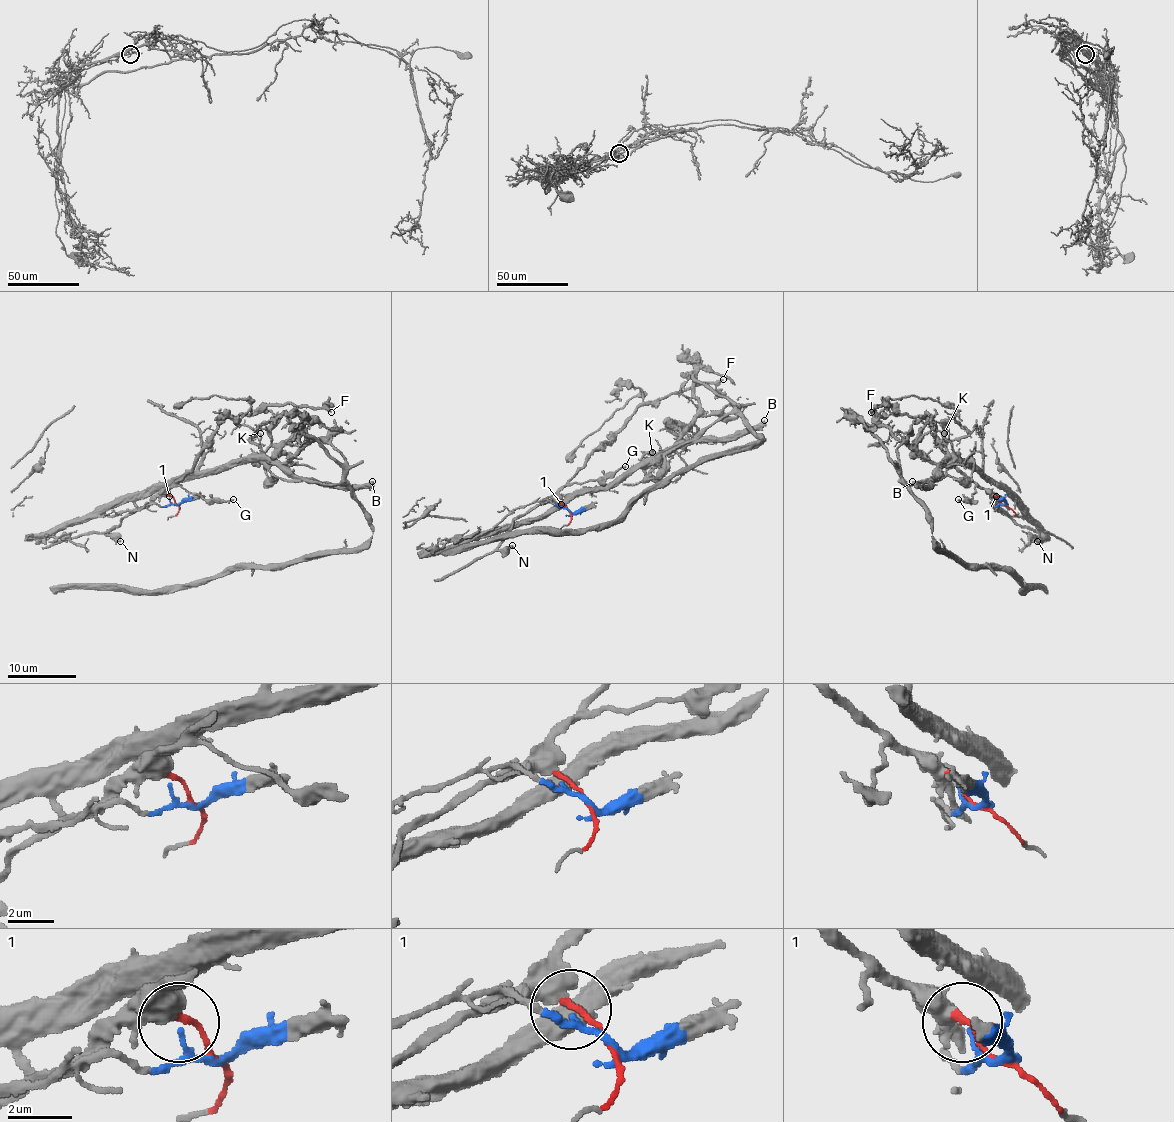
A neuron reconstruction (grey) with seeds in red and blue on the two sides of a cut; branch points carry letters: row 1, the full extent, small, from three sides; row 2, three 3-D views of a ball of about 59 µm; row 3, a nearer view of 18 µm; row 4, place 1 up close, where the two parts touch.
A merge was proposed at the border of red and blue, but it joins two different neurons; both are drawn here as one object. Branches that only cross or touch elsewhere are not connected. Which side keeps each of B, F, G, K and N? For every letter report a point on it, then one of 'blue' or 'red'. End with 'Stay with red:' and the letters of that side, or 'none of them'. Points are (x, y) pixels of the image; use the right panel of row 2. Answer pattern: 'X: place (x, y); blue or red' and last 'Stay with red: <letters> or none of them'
B: place (912, 481); blue
F: place (871, 412); red
G: place (958, 499); red
K: place (944, 433); blue
N: place (1037, 541); red
Stay with red: F, G, N

